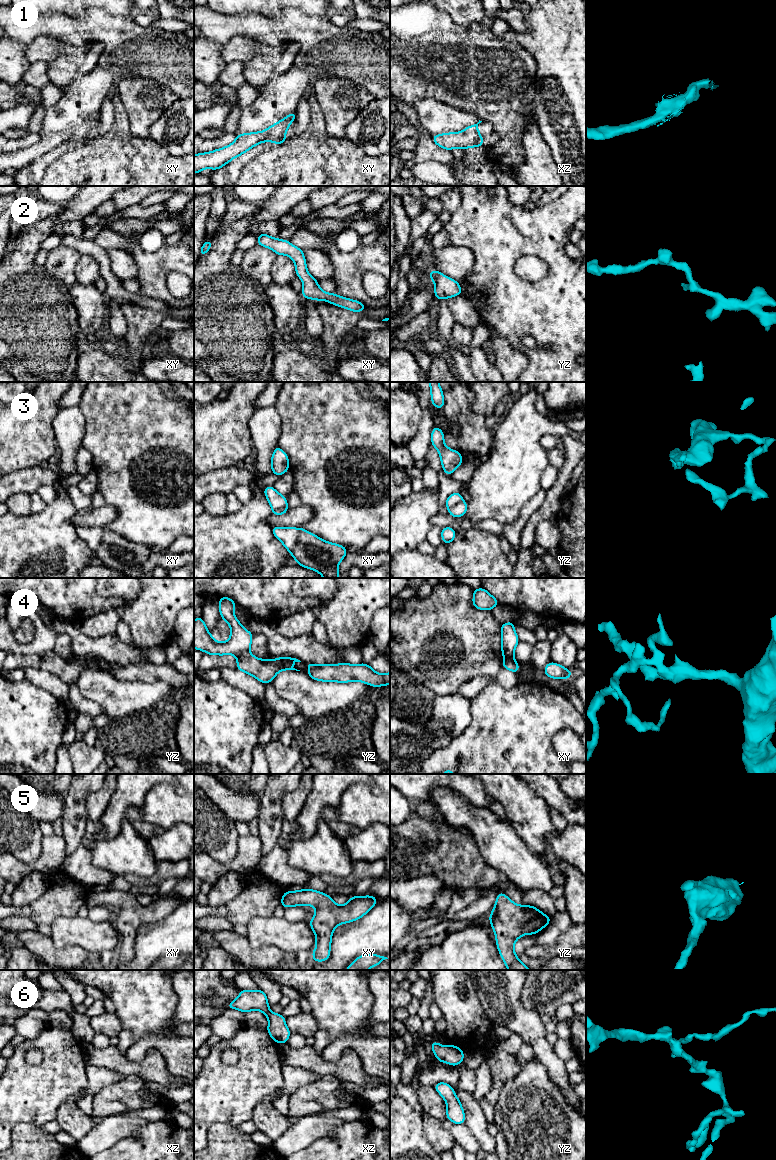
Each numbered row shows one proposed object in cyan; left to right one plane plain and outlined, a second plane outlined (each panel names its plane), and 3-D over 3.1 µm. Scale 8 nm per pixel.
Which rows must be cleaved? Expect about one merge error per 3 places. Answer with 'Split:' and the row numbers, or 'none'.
Split: 3, 4

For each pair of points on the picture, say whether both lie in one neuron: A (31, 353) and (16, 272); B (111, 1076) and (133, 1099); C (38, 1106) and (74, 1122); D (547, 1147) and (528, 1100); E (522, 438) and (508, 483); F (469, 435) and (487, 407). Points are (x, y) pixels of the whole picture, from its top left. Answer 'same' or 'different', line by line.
A: same
B: different
C: different
D: same
E: same
F: different

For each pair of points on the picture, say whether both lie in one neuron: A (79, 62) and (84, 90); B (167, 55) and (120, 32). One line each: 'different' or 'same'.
A: different
B: same

